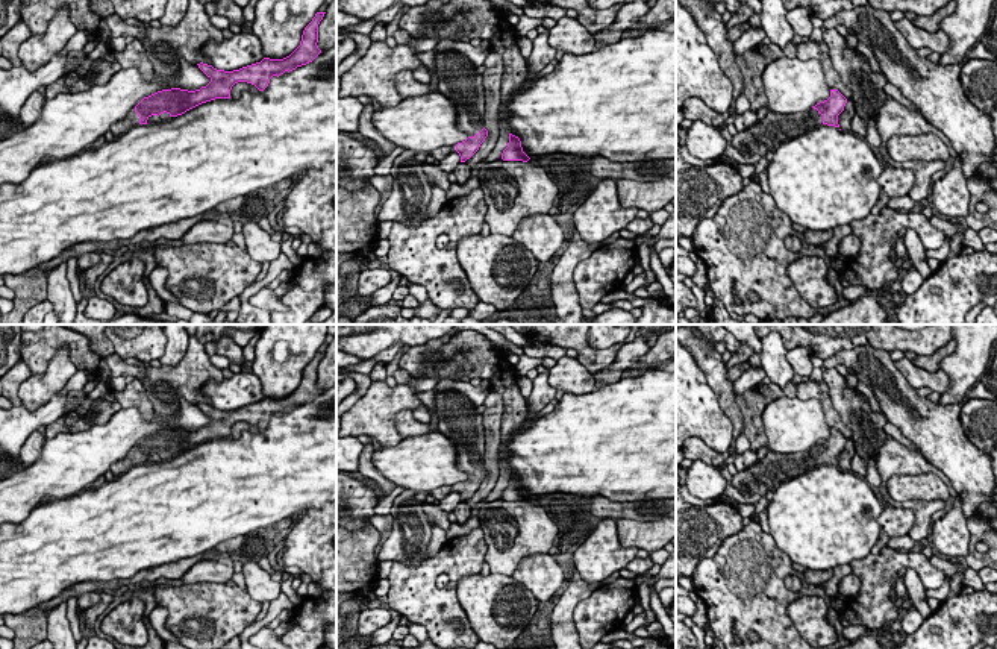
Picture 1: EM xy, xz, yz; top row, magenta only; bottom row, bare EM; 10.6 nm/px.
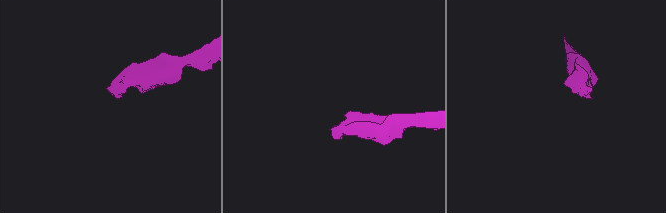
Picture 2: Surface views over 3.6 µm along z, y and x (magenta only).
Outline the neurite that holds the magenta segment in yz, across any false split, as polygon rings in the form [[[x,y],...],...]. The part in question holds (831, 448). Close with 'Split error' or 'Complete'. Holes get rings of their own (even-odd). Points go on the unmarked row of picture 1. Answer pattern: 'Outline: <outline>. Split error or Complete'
Outline: [[[830,429],[830,437],[817,443],[809,450],[795,453],[777,453],[770,450],[761,461],[732,475],[732,485],[745,497],[755,494],[765,497],[767,491],[803,475],[821,464],[838,464],[838,455],[844,450],[847,438],[838,431]]]. Split error

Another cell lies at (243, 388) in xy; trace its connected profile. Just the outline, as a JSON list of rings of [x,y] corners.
[[[242,372],[221,382],[208,379],[200,393],[211,400],[214,408],[224,411],[239,409],[264,399],[259,378]]]

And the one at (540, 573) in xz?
[[[550,553],[523,558],[512,578],[521,582],[539,600],[549,600],[568,578]]]

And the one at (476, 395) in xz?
[[[441,379],[433,390],[435,391],[453,390],[462,393],[476,406],[483,405],[486,396],[492,393],[491,385],[489,387],[471,385],[470,382],[450,379]]]

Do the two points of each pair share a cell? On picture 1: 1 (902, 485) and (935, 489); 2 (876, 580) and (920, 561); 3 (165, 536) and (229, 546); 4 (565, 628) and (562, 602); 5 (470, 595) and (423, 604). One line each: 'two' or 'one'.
1: one
2: one
3: two
4: one
5: two

